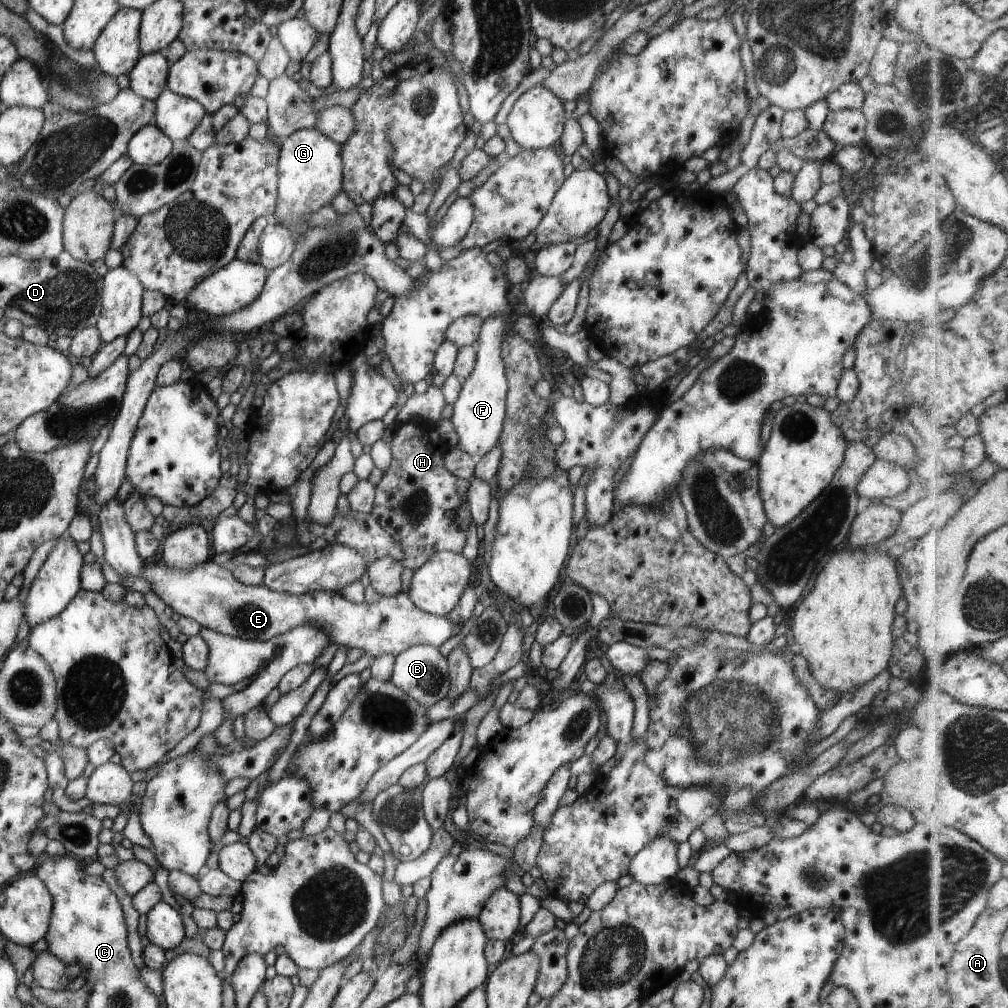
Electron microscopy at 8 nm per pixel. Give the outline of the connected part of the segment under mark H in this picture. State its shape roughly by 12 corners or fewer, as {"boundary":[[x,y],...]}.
{"boundary":[[401,422],[371,515],[414,572],[473,521],[451,447]]}

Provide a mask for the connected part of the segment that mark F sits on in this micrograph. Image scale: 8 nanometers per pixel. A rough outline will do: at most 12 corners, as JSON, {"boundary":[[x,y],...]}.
{"boundary":[[489,316],[476,366],[453,404],[457,448],[479,460],[499,443],[509,390],[502,340]]}

